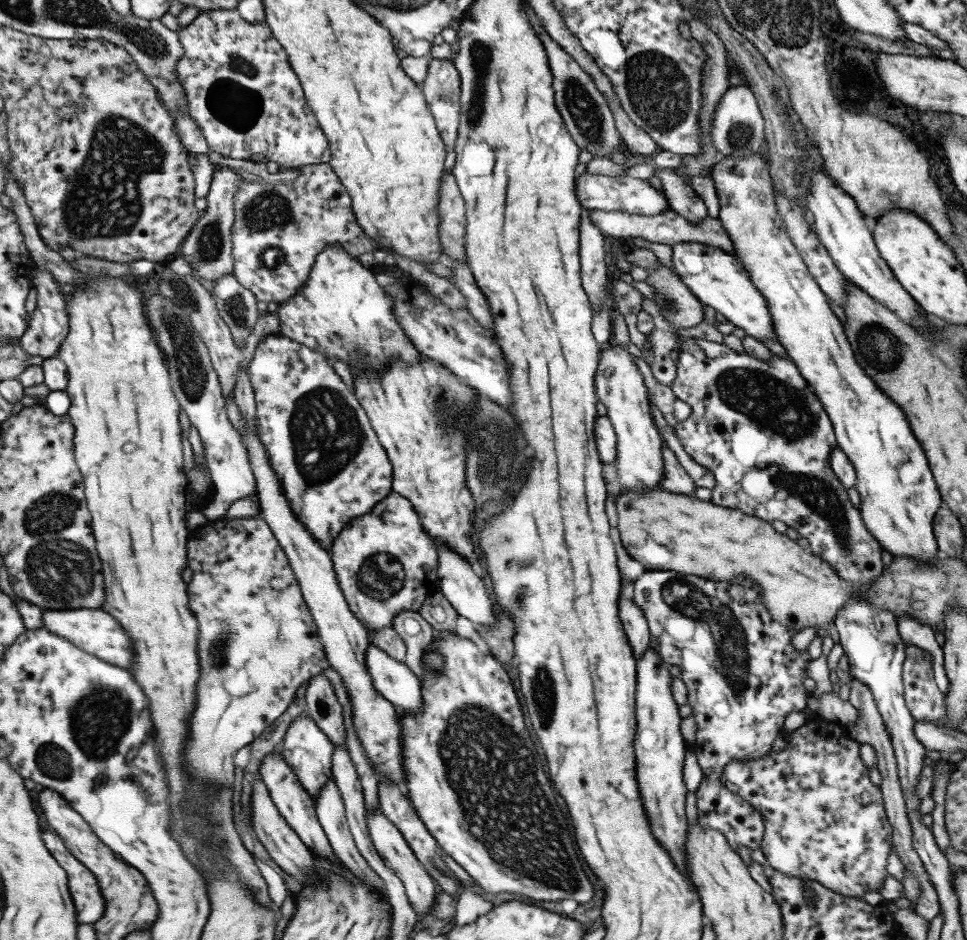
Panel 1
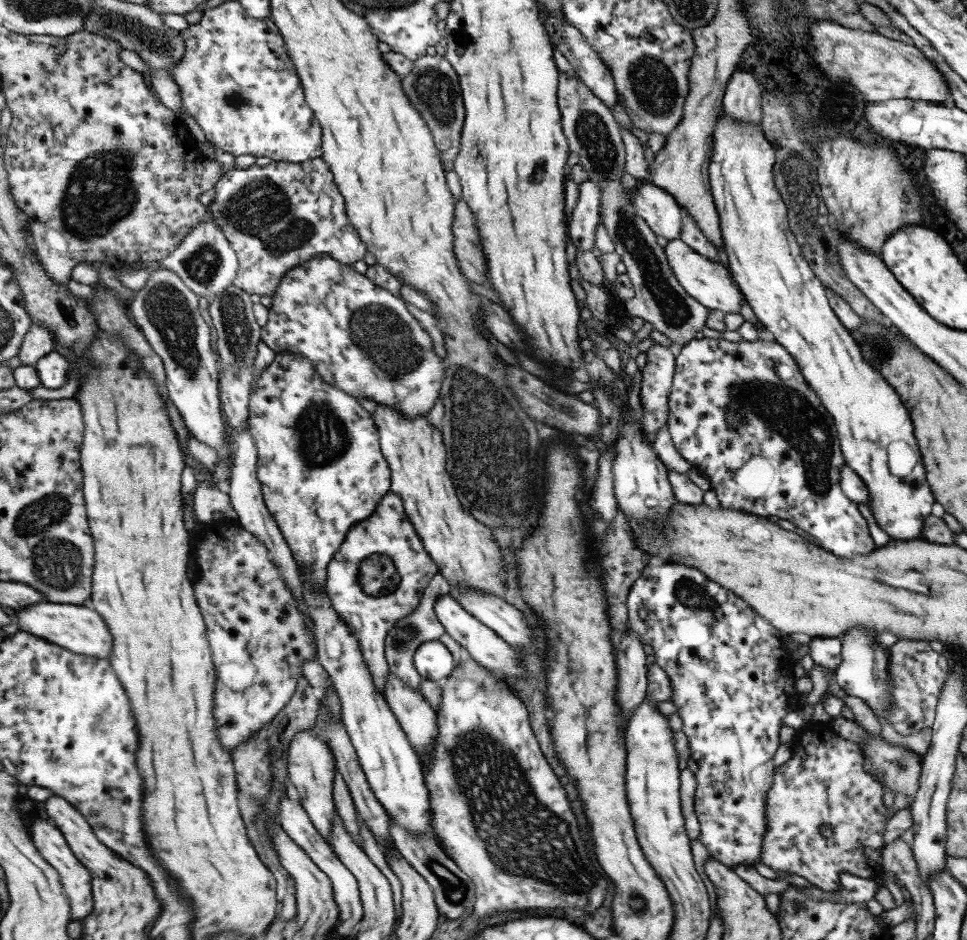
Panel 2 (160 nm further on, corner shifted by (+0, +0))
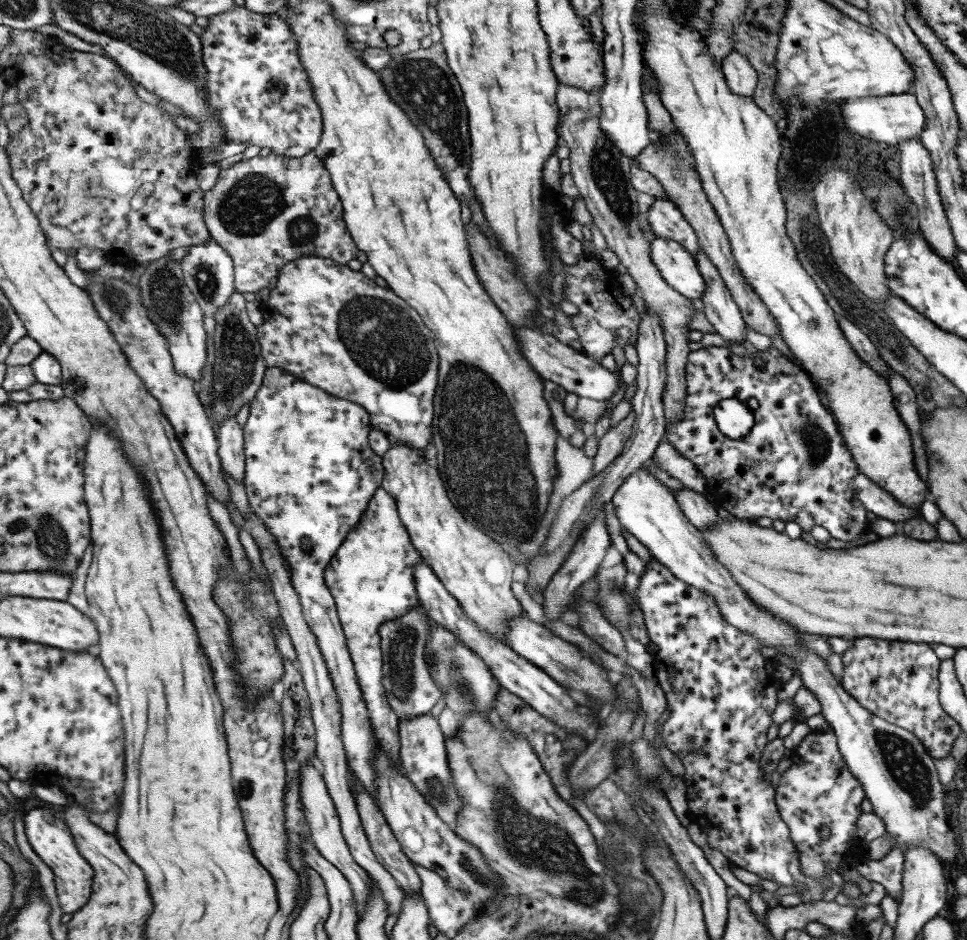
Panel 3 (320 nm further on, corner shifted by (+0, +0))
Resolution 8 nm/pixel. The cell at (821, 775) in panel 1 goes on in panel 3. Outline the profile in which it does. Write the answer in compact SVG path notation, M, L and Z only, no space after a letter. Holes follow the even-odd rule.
M811 731L811 734L803 737L801 743L789 753L791 765L779 776L777 788L774 790L774 804L780 819L786 824L790 839L796 848L799 859L799 868L807 878L813 880L830 880L831 872L837 873L840 863L853 868L857 864L863 864L866 860L865 844L854 837L855 820L863 812L860 804L865 799L865 793L861 784L857 782L837 749L835 736L830 732ZM827 826L829 836L826 839L819 837L819 828Z

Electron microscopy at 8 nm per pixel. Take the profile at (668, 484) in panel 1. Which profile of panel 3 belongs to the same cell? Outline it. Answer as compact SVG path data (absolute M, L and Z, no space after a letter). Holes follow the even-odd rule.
M684 487L673 492L673 496L683 516L695 529L707 529L707 526L713 526L718 521L716 509L707 502L701 492Z

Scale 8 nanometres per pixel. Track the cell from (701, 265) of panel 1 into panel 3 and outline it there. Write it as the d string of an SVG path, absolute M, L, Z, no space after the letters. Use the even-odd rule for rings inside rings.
M655 236L650 241L651 263L661 279L685 299L699 299L705 292L705 280L693 257L674 240Z

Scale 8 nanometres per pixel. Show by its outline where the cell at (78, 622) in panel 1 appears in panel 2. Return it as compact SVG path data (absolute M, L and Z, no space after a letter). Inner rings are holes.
M41 601L25 608L14 610L18 630L32 633L43 640L64 648L73 654L107 659L112 650L112 640L102 618L89 605L50 603Z

